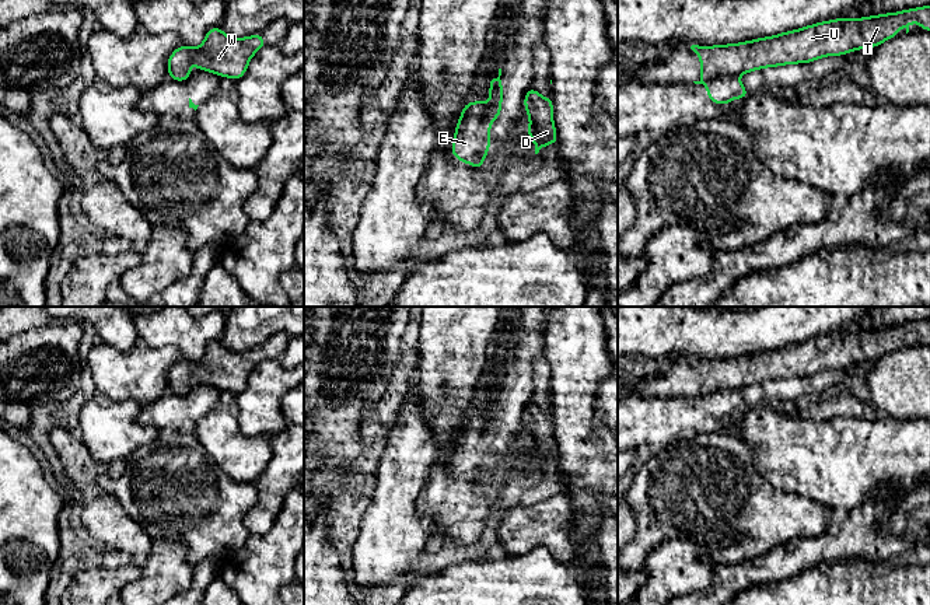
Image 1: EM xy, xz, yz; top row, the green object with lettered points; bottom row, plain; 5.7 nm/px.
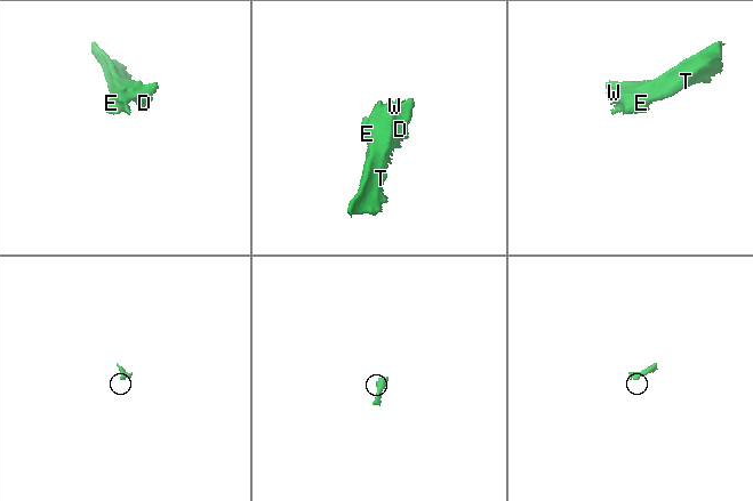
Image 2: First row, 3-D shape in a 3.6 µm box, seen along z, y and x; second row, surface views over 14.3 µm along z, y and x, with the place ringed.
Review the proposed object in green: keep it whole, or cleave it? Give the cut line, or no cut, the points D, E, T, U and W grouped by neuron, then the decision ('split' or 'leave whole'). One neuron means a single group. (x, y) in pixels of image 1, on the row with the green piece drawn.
cut yz (724, 76), (701, 81); groups D T U W / E; split

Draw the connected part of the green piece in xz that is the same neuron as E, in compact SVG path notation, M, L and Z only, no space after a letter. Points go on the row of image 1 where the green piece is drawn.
M499 69L496 85L490 91L490 102L471 101L461 111L451 144L451 154L459 162L472 161L492 144L490 123L501 115L504 95L500 76L501 69Z

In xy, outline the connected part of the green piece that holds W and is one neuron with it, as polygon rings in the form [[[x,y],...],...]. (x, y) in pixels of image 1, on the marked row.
[[[213,27],[207,29],[199,48],[179,45],[174,49],[167,62],[168,77],[175,81],[186,81],[193,73],[204,70],[238,81],[247,73],[252,56],[263,46],[266,42],[261,32],[247,38],[231,38],[220,27]]]

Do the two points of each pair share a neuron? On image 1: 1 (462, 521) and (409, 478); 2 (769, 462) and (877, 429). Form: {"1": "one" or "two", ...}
{"1": "two", "2": "one"}

